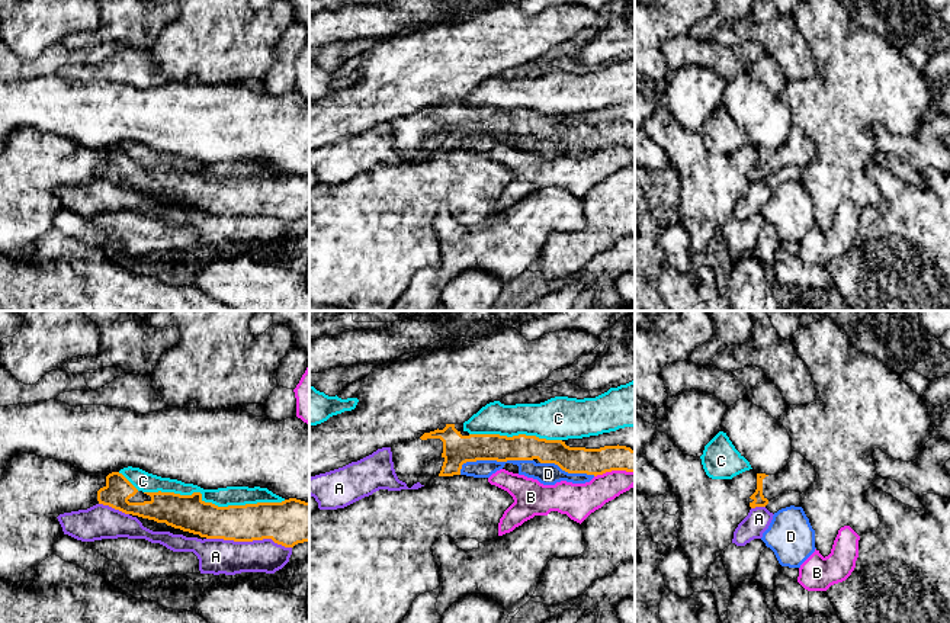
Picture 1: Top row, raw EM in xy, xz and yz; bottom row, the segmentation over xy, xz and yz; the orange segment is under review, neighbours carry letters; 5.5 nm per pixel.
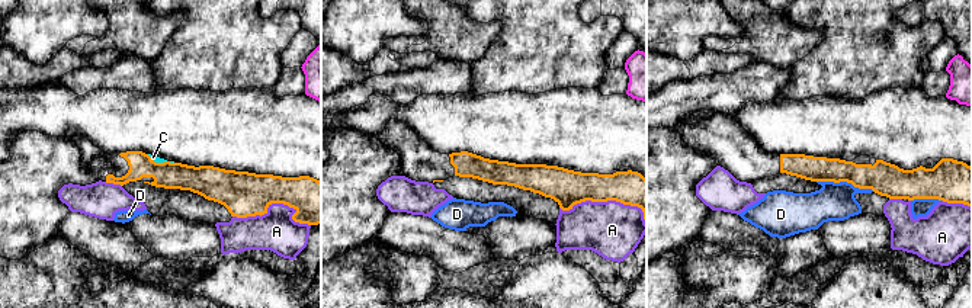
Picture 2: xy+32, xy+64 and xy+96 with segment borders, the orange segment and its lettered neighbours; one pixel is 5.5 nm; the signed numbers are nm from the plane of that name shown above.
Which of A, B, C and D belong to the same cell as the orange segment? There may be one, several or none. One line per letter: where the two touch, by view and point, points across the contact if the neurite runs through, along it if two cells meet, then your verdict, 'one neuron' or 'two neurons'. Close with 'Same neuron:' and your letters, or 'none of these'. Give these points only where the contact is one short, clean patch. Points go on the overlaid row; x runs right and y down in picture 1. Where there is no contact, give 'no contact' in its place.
A: meets orange in xy at (249, 540); two neurons
B: meets orange in xz at (613, 469); two neurons
C: meets orange in xy at (214, 504); two neurons
D: meets orange in xz at (493, 459); two neurons
Same neuron: none of these

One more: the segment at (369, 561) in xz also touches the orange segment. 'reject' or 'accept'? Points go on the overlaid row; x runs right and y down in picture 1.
reject

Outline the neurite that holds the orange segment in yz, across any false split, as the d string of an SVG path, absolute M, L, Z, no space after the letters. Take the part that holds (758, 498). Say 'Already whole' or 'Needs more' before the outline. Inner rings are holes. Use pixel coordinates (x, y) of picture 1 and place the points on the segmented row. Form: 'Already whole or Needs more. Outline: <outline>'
Needs more. Outline: M792 452L787 465L776 475L757 473L757 489L750 497L751 508L766 507L770 500L786 491L805 492L816 479L815 468L797 452Z

